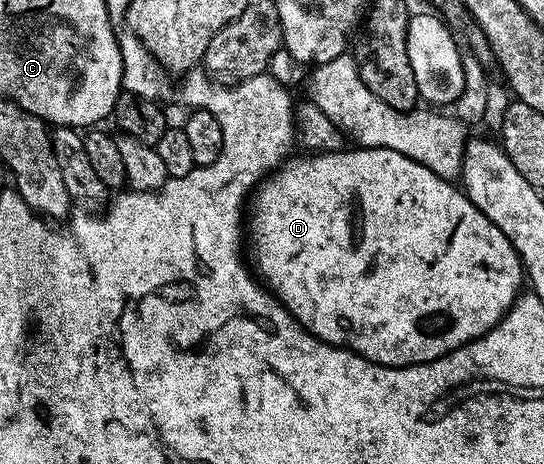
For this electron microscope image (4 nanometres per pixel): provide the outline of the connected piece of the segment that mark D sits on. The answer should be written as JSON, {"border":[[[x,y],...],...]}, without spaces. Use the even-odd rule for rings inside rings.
{"border":[[[354,145],[351,148],[351,151],[343,149],[302,153],[299,159],[287,158],[281,167],[271,171],[258,184],[248,203],[248,259],[253,270],[260,276],[261,282],[289,311],[290,316],[318,339],[323,339],[334,347],[355,351],[368,361],[391,369],[411,367],[417,363],[439,359],[440,356],[455,351],[457,347],[488,334],[513,307],[515,299],[524,287],[522,259],[508,241],[508,237],[504,237],[504,233],[500,233],[500,229],[496,229],[496,225],[492,225],[492,221],[488,221],[488,217],[484,217],[484,213],[480,213],[480,209],[472,205],[465,190],[459,189],[451,180],[442,179],[432,173],[432,169],[412,161],[412,157],[404,157],[403,153],[386,147],[368,148]],[[354,203],[358,206],[358,236],[354,236]]]}

